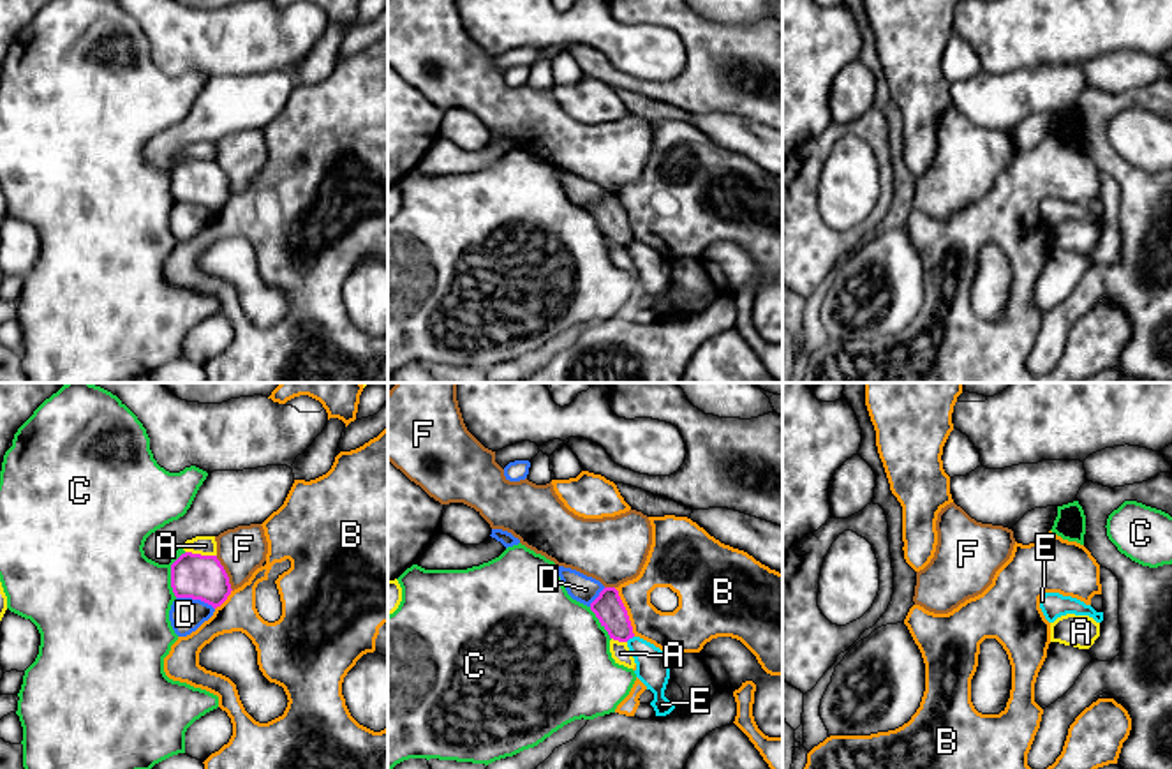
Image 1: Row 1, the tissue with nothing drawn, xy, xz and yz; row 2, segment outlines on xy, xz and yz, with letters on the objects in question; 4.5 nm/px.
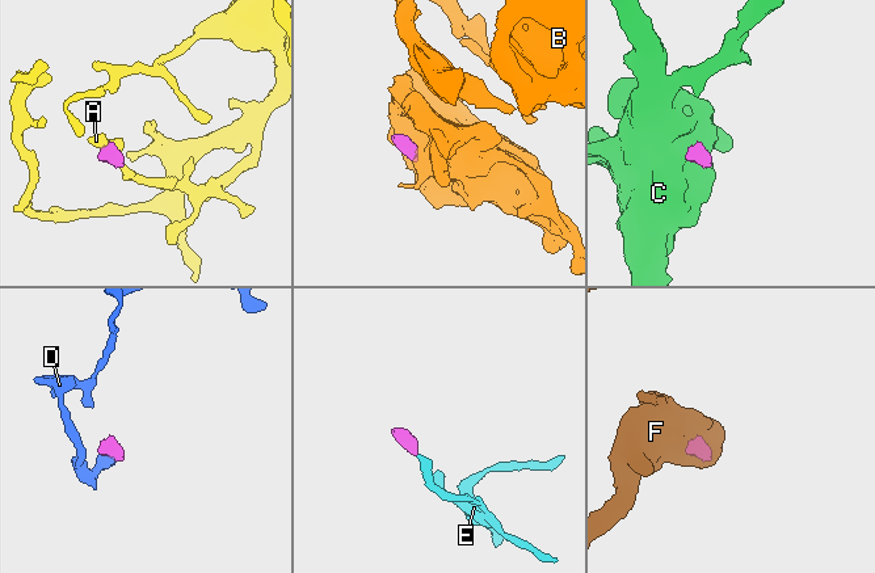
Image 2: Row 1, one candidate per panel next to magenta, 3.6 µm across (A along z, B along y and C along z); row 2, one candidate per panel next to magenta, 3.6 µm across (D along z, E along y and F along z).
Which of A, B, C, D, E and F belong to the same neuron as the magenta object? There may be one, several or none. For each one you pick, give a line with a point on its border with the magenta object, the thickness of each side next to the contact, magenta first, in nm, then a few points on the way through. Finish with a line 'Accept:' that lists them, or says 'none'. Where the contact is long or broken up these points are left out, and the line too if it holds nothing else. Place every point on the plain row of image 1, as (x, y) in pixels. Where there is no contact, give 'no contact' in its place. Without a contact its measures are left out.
B: xz (626, 217) | 140/190 nm
Accept: B

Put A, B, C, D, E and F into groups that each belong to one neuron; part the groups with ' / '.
A / B / C / D / E / F

